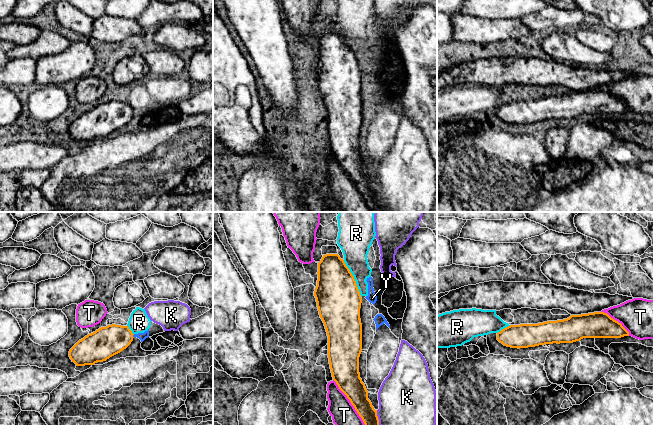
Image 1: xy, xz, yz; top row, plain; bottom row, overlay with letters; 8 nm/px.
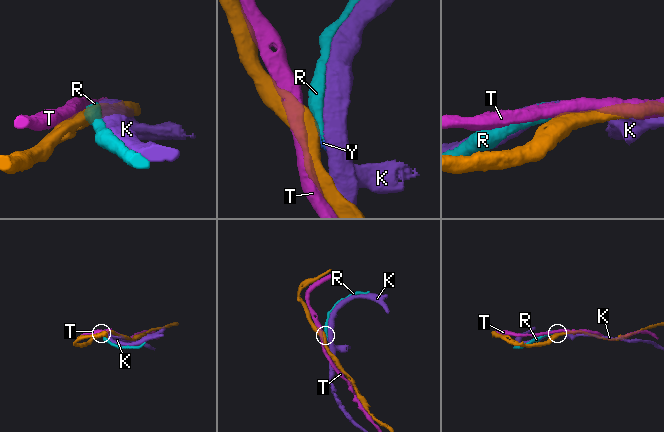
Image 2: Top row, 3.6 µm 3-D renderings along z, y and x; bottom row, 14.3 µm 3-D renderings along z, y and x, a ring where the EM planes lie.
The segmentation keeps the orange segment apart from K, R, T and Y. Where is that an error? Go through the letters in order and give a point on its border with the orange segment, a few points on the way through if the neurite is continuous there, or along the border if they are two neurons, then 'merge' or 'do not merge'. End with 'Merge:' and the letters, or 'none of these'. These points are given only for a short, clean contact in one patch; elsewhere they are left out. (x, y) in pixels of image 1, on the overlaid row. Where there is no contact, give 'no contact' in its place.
K: meets orange in xz at (377, 417); do not merge
R: meets orange in xz at (353, 278); border along xz (343, 260), (353, 276), (361, 296); do not merge
T: meets orange in xz at (350, 401); do not merge
Y: meets orange in xy at (132, 336); border along xy (134, 334), (133, 337); do not merge
Merge: none of these

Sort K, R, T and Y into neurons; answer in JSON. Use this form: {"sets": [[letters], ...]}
{"sets": [["K"], ["R", "Y"], ["T"]]}

